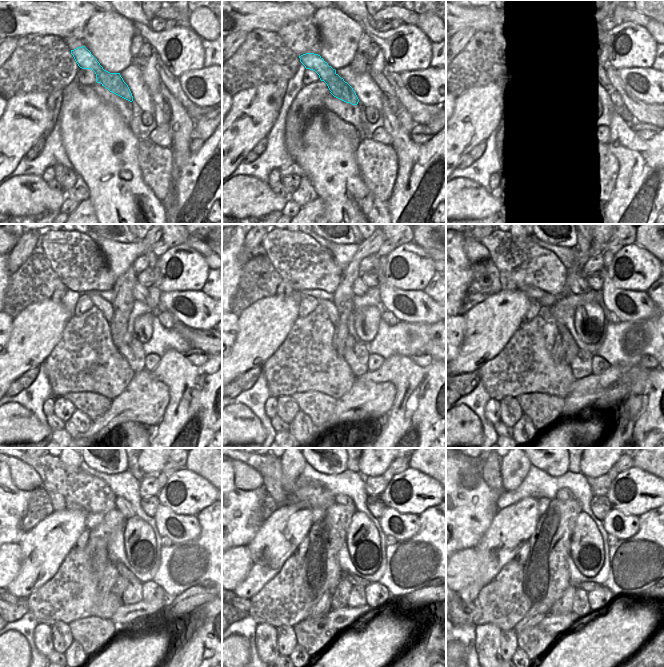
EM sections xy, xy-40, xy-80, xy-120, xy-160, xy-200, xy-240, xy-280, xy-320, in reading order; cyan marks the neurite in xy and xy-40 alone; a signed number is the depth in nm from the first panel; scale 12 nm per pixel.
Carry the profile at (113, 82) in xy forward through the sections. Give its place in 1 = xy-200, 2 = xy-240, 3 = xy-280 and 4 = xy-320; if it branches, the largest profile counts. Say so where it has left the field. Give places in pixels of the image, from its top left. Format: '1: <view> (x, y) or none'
1: xy-200 (562, 328)
2: xy-240 (124, 571)
3: xy-280 (355, 580)
4: xy-320 (587, 586)

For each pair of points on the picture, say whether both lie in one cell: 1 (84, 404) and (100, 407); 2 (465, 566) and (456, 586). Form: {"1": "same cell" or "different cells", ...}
{"1": "same cell", "2": "same cell"}

